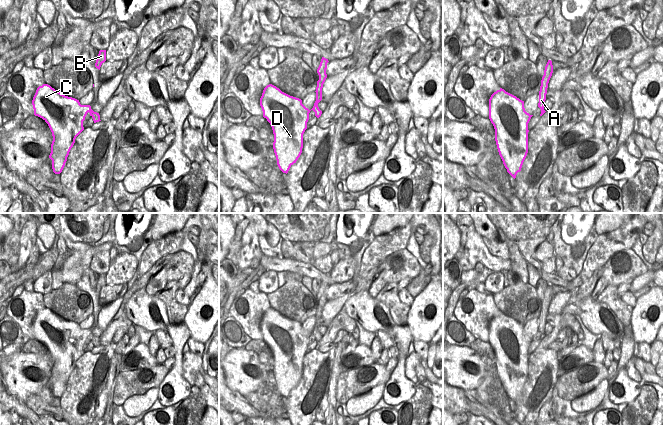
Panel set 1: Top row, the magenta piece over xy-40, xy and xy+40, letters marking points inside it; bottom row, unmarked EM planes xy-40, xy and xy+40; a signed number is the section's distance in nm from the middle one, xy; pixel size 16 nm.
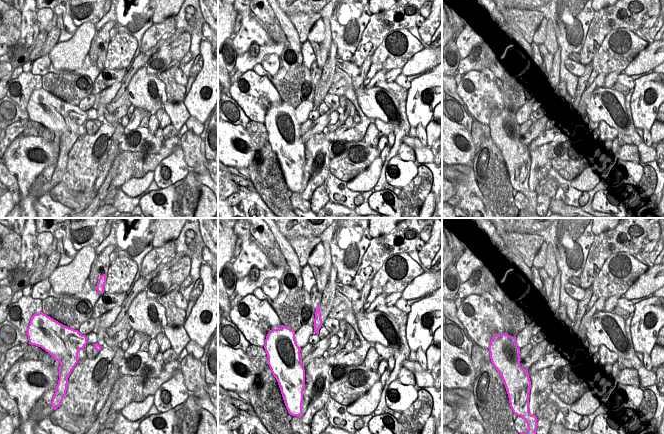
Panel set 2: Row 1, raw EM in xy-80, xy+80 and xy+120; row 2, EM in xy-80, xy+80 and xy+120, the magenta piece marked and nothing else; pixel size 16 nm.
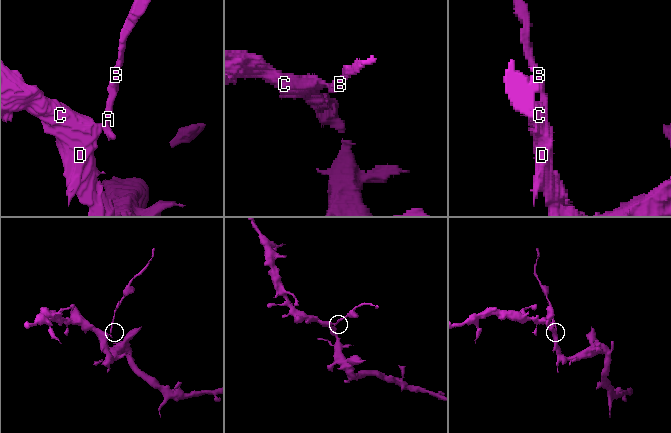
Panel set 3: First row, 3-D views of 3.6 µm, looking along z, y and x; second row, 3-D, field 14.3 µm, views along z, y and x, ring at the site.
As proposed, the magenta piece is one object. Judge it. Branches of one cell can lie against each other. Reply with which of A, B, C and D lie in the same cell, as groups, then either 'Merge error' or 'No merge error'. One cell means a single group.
Groups: A B / C D. Merge error.

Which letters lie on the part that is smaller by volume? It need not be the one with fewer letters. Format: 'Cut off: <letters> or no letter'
Cut off: A, B

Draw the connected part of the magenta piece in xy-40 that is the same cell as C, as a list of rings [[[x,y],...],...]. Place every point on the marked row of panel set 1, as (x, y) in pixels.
[[[48,84],[37,88],[32,105],[34,115],[42,118],[52,132],[49,158],[53,172],[60,174],[76,137],[84,130],[83,121],[91,106],[81,105],[79,100],[61,94]]]

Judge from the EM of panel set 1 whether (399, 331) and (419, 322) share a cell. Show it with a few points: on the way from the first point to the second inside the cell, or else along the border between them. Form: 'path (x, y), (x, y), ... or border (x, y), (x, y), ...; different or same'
border (406, 324), (413, 339); different

